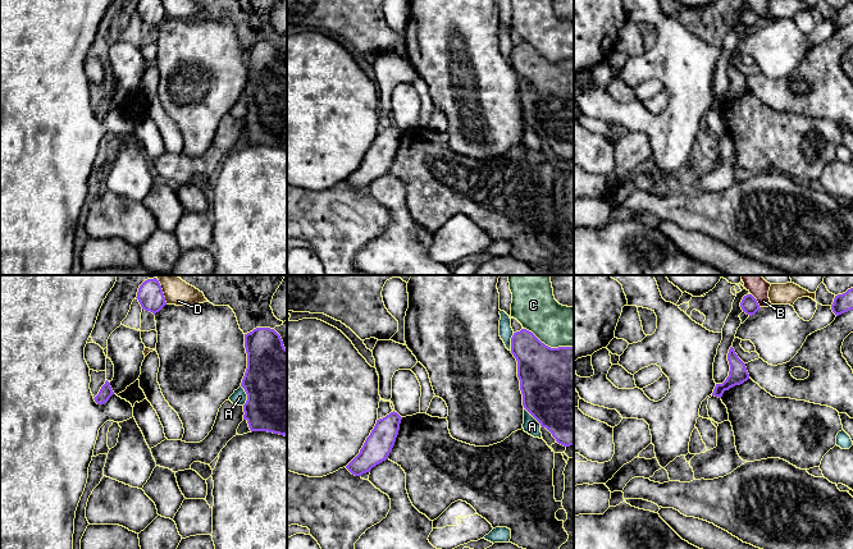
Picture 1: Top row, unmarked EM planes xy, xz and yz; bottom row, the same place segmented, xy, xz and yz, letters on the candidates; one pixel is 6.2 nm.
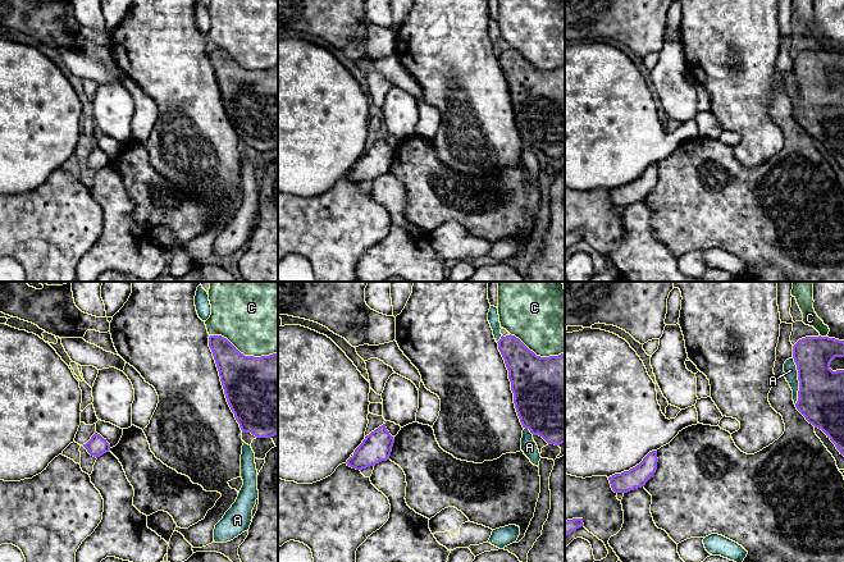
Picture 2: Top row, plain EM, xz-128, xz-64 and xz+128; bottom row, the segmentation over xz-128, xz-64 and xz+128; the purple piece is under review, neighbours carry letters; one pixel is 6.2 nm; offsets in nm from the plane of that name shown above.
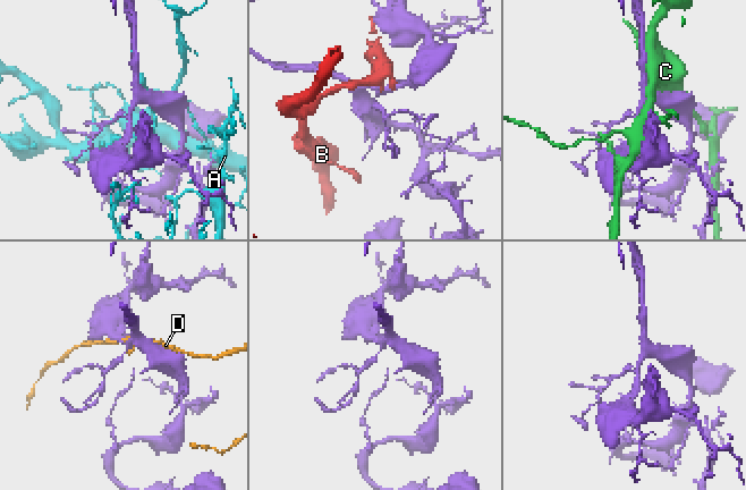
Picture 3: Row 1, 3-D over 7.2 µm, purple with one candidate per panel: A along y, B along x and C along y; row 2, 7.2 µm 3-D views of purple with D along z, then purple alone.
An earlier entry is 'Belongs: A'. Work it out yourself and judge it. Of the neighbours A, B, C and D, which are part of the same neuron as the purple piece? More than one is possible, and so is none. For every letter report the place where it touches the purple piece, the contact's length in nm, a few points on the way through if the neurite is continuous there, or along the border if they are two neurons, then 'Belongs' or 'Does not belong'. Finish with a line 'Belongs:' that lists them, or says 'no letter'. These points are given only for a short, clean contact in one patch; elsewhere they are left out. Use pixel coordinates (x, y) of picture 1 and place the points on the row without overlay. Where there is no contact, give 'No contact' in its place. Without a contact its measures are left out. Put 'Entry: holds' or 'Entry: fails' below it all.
A: Touches purple at xy (247, 109). Shared border 130 nm. Does not belong
B: Touches purple at yz (756, 14). Shared border 110 nm. Does not belong
C: Touches purple at xz (547, 59). Shared border 340 nm. Does not belong
D: Touches purple at xy (163, 9). Shared border 120 nm. Does not belong
Belongs: no letter
Entry: fails

